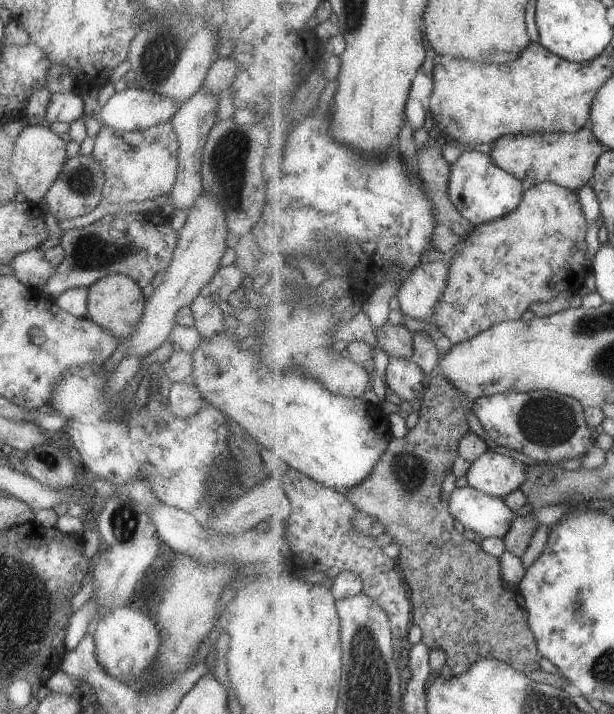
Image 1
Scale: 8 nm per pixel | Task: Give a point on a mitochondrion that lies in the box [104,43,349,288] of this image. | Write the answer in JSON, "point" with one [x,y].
{"point":[229,158]}

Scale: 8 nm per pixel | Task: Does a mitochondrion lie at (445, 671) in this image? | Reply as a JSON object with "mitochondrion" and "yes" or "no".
{"mitochondrion":"no"}

